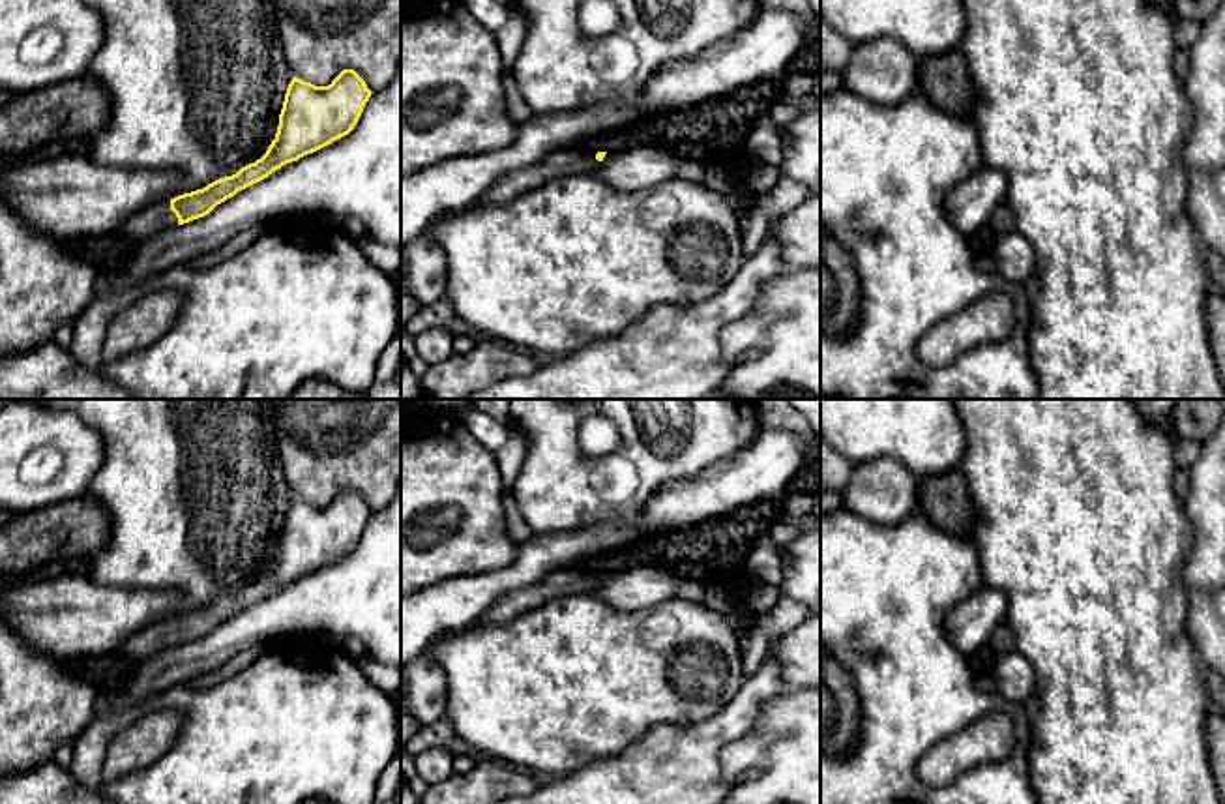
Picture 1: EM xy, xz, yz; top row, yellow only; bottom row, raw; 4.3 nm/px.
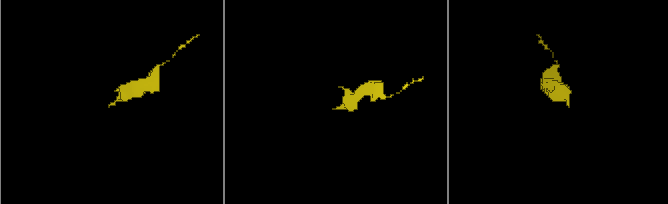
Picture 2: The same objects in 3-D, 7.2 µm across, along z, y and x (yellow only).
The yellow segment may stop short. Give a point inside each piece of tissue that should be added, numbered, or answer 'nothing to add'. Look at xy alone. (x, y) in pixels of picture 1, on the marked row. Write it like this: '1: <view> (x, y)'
1: xy (156, 218)

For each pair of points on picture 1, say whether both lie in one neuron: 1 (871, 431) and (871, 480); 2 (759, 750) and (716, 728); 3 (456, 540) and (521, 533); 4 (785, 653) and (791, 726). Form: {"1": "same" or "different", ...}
{"1": "different", "2": "different", "3": "different", "4": "different"}

